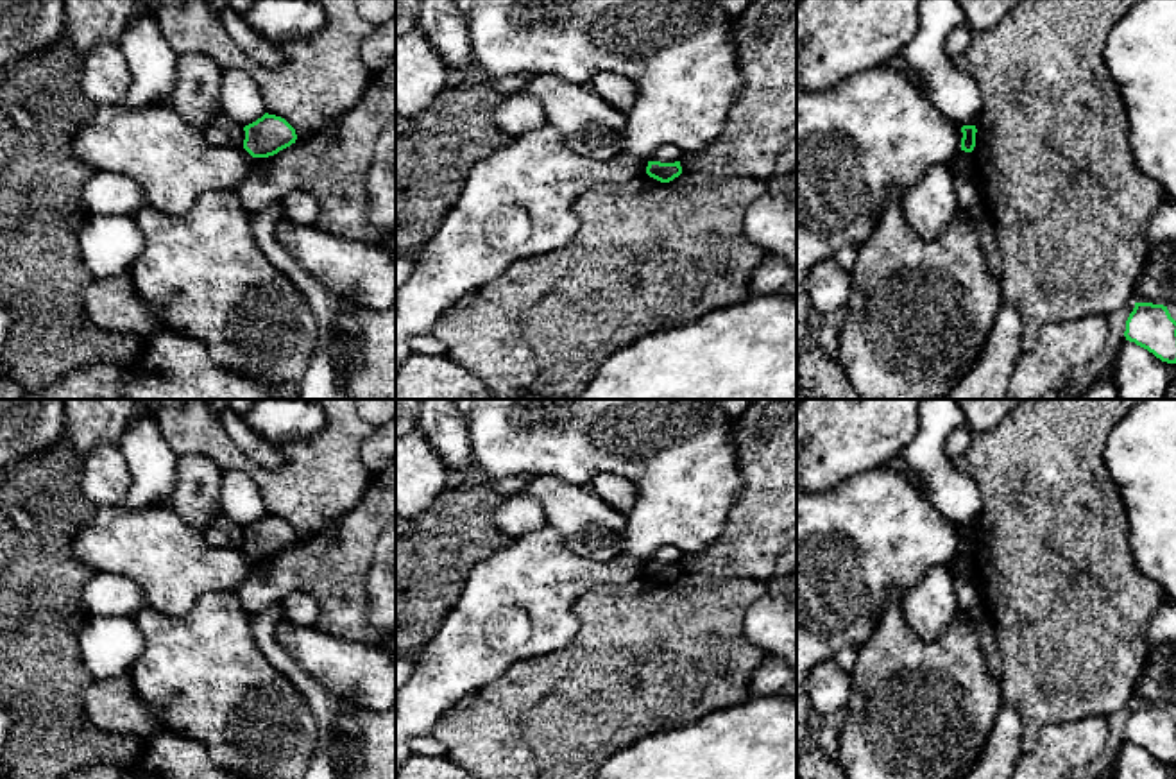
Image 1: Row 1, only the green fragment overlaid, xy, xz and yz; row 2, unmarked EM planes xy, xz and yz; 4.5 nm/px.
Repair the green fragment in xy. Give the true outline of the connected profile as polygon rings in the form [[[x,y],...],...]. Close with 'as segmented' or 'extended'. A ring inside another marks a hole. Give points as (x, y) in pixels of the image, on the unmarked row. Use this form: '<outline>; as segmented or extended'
[[[265,514],[243,528],[243,550],[252,559],[268,559],[295,544],[295,530],[281,518]]]; as segmented

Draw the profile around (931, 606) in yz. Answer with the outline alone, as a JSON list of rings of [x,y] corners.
[[[949,564],[931,568],[925,577],[902,596],[908,625],[925,641],[936,641],[958,618],[956,578]]]

